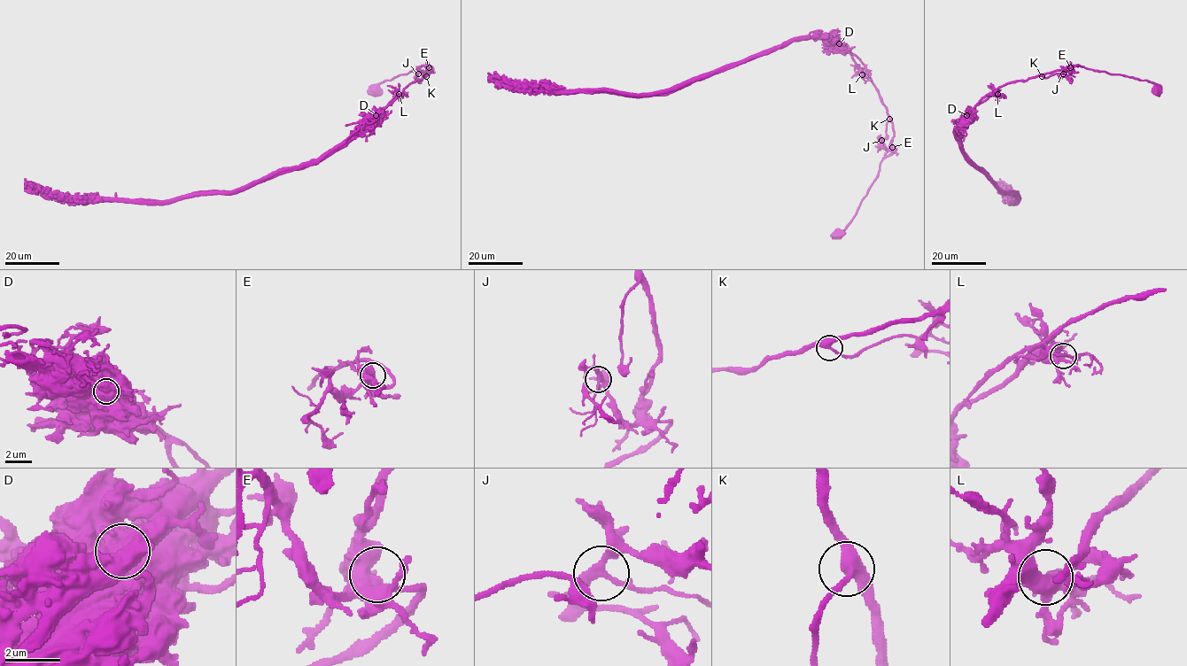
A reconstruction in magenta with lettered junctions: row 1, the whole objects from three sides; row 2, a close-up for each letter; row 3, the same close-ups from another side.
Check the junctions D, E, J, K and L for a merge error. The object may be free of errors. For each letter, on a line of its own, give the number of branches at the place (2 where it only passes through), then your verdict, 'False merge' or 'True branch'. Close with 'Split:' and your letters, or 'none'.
D: Branches: 1. False merge
E: Branches: 2. True branch
J: Branches: 3. True branch
K: Branches: 3. True branch
L: Branches: 5. True branch
Split: D

